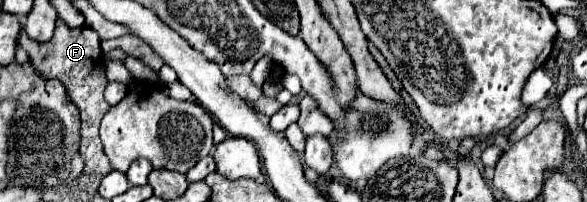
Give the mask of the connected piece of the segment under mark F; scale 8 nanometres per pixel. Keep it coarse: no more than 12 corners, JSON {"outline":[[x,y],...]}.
{"outline":[[56,22],[50,42],[18,44],[58,78],[82,118],[86,174],[108,174],[98,126],[110,110],[100,38]]}

